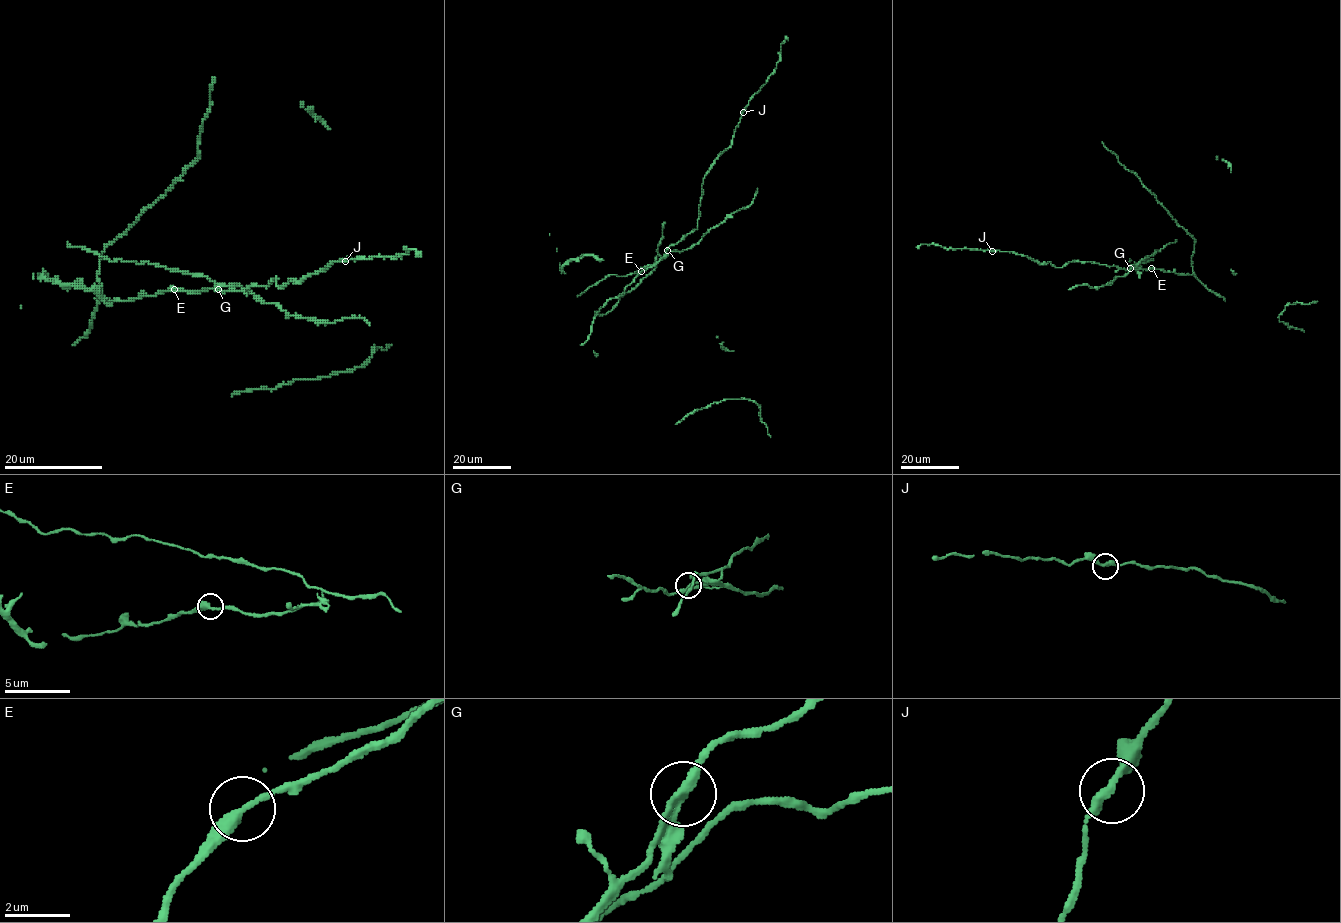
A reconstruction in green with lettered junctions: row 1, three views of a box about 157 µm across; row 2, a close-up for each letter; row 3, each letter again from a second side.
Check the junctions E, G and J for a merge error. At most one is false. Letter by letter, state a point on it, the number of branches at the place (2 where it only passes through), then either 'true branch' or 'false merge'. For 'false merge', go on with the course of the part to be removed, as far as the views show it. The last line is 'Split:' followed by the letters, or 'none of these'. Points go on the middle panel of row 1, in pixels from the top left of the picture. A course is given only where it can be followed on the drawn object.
E: at (641, 271); 2 branches meet; true branch
G: at (667, 250); 2 branches meet; false merge; foreign part runs (667, 250), (666, 257), (671, 252), (697, 243), (731, 213), (747, 208), (758, 189)
J: at (743, 112); 2 branches meet; true branch
Split: G

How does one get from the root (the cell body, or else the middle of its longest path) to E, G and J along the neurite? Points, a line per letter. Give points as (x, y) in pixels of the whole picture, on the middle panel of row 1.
E: (620, 295), (641, 271)
G: (620, 295), (667, 250)
J: (620, 295), (642, 271), (653, 266), (671, 245), (697, 228), (703, 180), (714, 160), (731, 145), (743, 112)

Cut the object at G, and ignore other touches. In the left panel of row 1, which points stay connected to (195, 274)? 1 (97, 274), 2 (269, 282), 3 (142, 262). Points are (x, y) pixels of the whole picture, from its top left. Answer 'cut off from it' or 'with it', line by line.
1: cut off from it
2: cut off from it
3: with it

